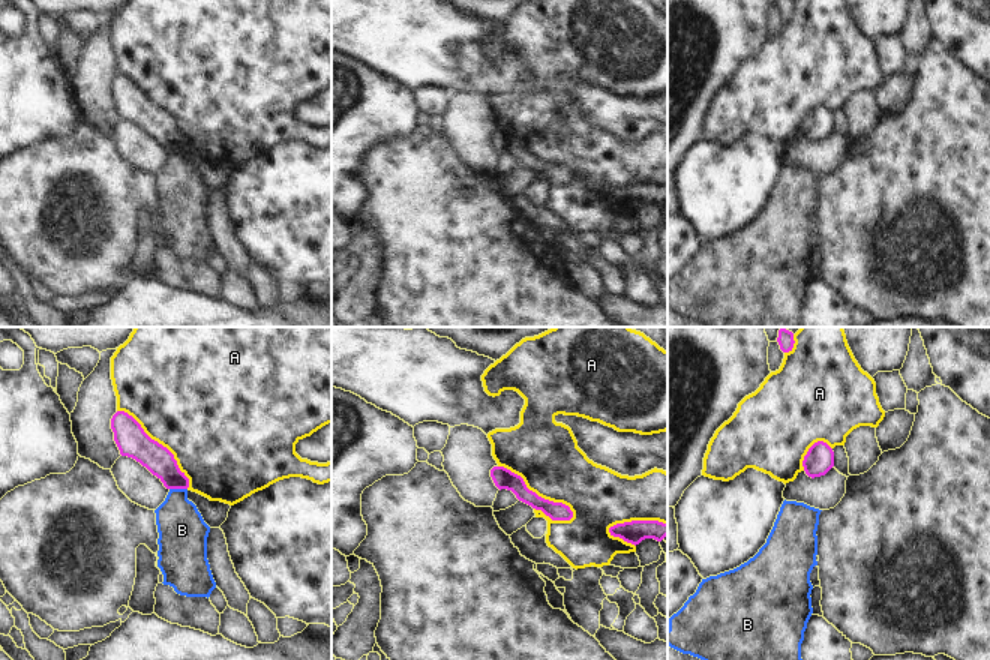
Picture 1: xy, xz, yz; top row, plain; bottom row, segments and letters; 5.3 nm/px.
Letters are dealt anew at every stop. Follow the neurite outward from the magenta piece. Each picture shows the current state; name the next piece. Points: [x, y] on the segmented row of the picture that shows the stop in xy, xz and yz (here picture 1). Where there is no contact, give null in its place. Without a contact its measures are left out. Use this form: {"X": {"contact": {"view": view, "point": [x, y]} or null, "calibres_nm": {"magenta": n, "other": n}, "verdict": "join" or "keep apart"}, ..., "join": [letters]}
{"A": {"contact": {"view": "xz", "point": [536, 494]}, "calibres_nm": {"magenta": 110, "other": 360}, "verdict": "keep apart"}, "B": {"contact": {"view": "xy", "point": [179, 488]}, "calibres_nm": {"magenta": 160, "other": 260}, "verdict": "keep apart"}, "join": []}

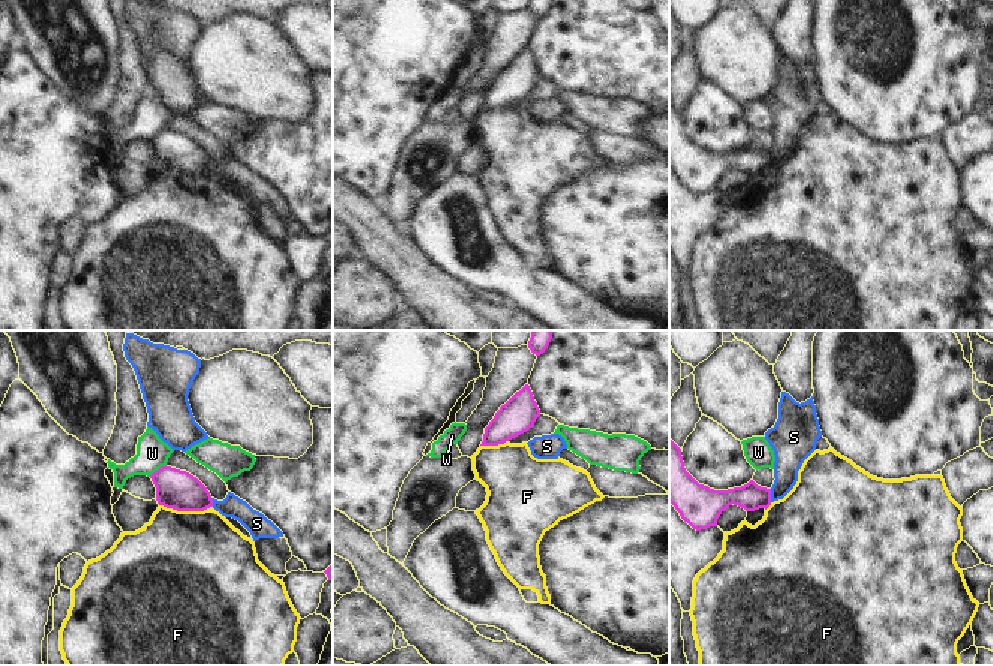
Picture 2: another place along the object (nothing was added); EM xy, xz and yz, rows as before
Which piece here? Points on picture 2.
{"F": {"contact": {"view": "xy", "point": [183, 510]}, "calibres_nm": {"magenta": 220, "other": 500}, "verdict": "keep apart"}, "S": {"contact": {"view": "yz", "point": [770, 495]}, "calibres_nm": {"magenta": 150, "other": 160}, "verdict": "keep apart"}, "W": {"contact": {"view": "xy", "point": [158, 470]}, "calibres_nm": {"magenta": 220, "other": 170}, "verdict": "keep apart"}, "join": []}

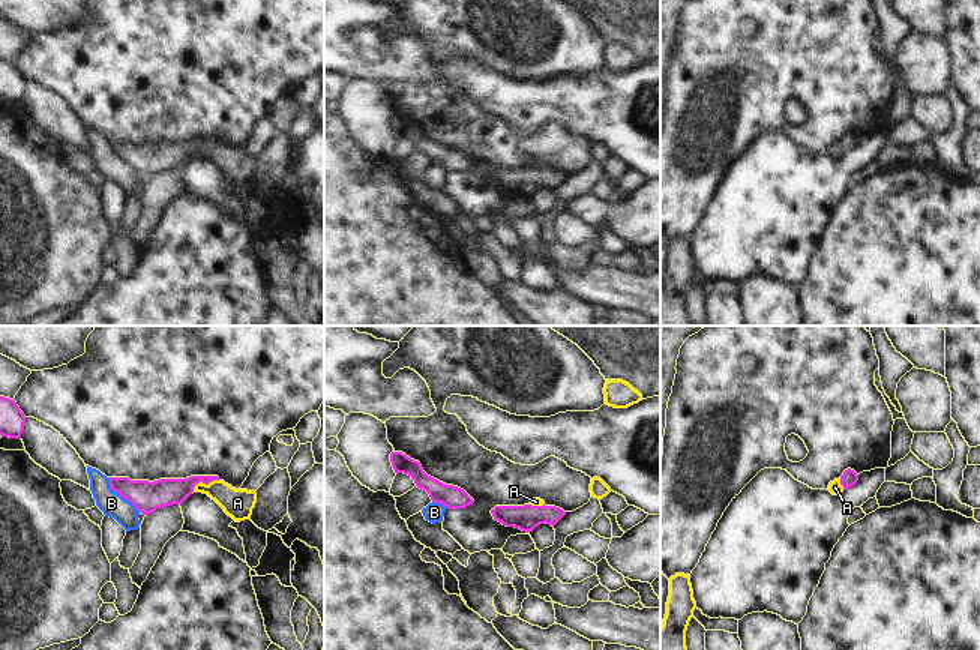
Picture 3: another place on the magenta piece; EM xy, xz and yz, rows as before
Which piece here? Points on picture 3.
{"A": {"contact": {"view": "xy", "point": [203, 482]}, "calibres_nm": {"magenta": 150, "other": 160}, "verdict": "keep apart"}, "B": {"contact": {"view": "xy", "point": [120, 494]}, "calibres_nm": {"magenta": 160, "other": 140}, "verdict": "keep apart"}, "join": []}

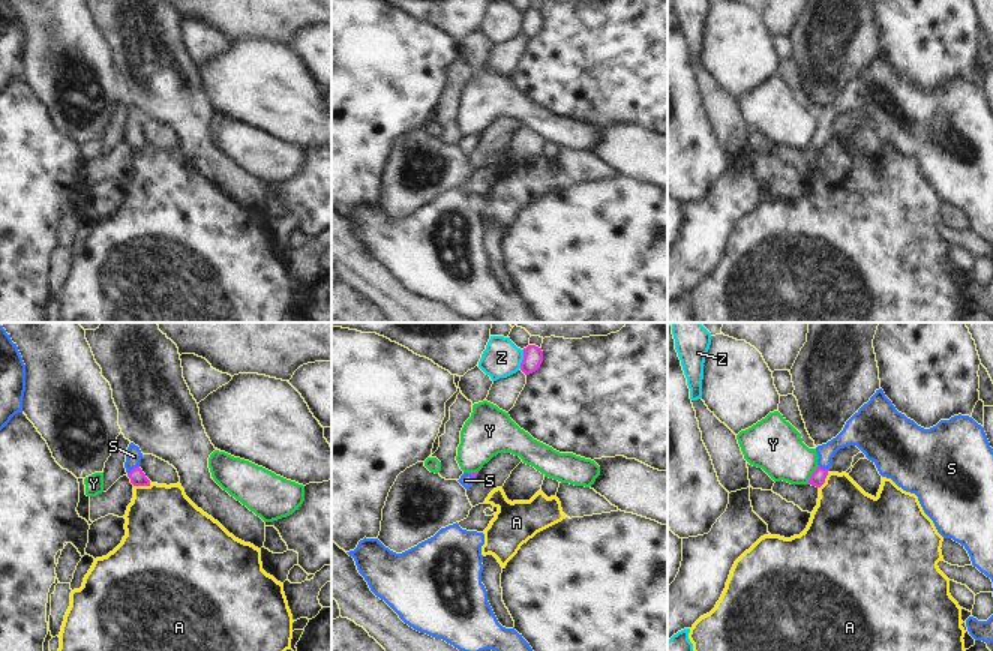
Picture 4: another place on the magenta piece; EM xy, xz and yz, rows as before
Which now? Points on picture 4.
{"A": {"contact": {"view": "xy", "point": [141, 485]}, "calibres_nm": {"magenta": 80, "other": 400}, "verdict": "keep apart"}, "S": {"contact": {"view": "xy", "point": [132, 470]}, "calibres_nm": {"magenta": 80, "other": 90}, "verdict": "join"}, "Y": {"contact": {"view": "yz", "point": [812, 474]}, "calibres_nm": {"magenta": 80, "other": 280}, "verdict": "keep apart"}, "Z": {"contact": {"view": "xz", "point": [524, 359]}, "calibres_nm": {"magenta": 110, "other": 200}, "verdict": "keep apart"}, "join": ["S"]}

